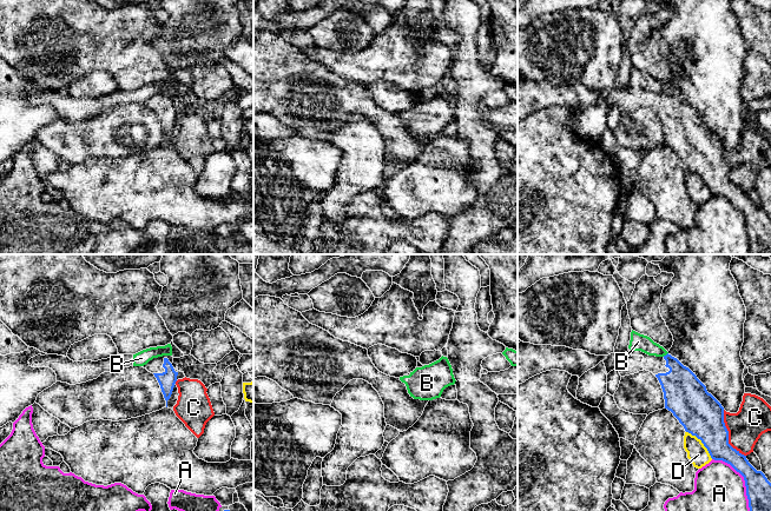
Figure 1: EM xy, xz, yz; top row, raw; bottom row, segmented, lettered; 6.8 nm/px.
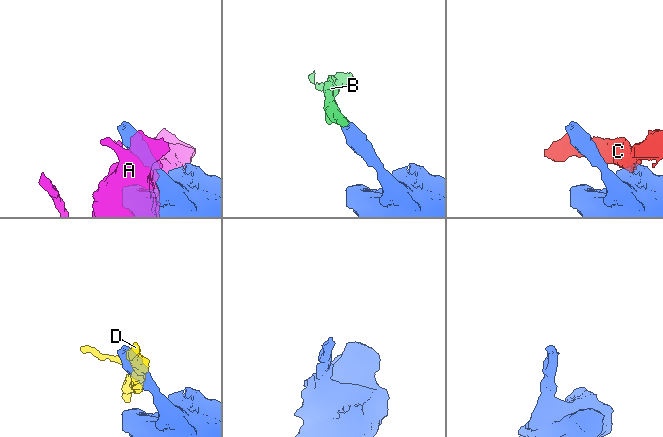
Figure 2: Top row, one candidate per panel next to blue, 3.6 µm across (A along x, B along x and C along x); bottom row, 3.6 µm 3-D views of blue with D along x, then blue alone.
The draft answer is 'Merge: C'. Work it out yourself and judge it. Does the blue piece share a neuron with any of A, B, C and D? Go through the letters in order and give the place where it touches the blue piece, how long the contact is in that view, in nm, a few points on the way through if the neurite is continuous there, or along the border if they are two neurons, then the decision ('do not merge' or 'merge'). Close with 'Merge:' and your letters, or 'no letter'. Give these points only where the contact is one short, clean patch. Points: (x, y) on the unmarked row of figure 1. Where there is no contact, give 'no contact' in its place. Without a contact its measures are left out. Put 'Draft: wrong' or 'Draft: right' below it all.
A: contact yz (745, 218); length 480 nm; do not merge
B: contact yz (666, 91); length 50 nm; border yz (667, 88), (663, 92); do not merge
C: contact yz (727, 171); length 360 nm; do not merge
D: contact yz (702, 178); length 260 nm; border yz (686, 167), (700, 177), (712, 194); do not merge
Merge: no letter
Draft: wrong

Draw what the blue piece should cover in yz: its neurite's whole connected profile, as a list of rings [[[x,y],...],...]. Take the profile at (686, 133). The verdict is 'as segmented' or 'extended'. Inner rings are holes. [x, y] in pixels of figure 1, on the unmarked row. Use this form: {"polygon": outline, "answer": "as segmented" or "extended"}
{"polygon": [[[520,78],[518,80],[518,120],[551,106],[566,107],[579,114],[600,98],[605,100],[607,111],[618,106],[621,113],[634,111],[639,107],[650,107],[659,117],[665,135],[665,145],[684,162],[685,167],[696,172],[707,185],[714,197],[723,197],[739,208],[745,217],[749,235],[750,254],[771,254],[771,219],[762,207],[757,207],[746,195],[746,192],[729,180],[729,167],[724,159],[724,144],[707,128],[706,122],[697,112],[671,91],[664,93],[648,92],[641,87],[631,87],[622,91],[595,92],[587,87],[573,86],[566,82],[534,81]]], "answer": "extended"}

